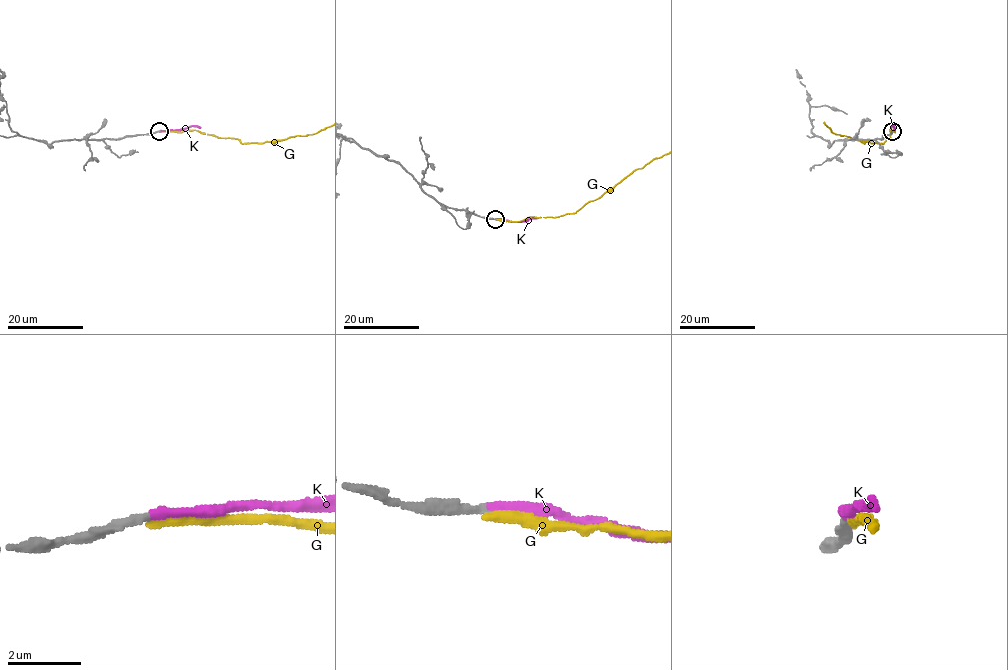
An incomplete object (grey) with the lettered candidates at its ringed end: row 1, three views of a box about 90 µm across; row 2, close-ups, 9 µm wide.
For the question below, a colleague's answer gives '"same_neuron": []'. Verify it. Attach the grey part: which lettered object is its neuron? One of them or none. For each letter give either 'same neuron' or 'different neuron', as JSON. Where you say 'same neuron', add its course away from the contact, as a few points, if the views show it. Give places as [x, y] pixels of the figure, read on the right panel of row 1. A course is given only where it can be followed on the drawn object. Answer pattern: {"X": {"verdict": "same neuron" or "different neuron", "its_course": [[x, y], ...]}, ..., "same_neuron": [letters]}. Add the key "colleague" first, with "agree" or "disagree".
{"colleague": "disagree", "G": {"verdict": "different neuron"}, "K": {"verdict": "same neuron"}, "same_neuron": ["K"]}

